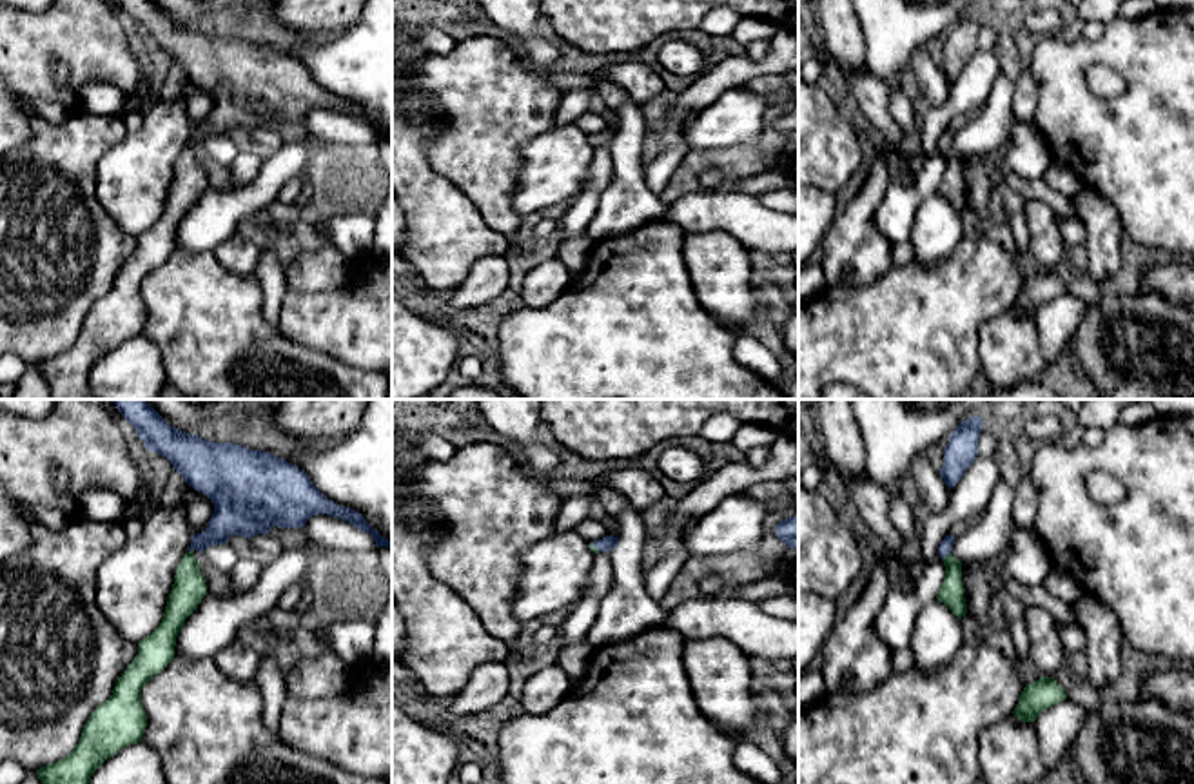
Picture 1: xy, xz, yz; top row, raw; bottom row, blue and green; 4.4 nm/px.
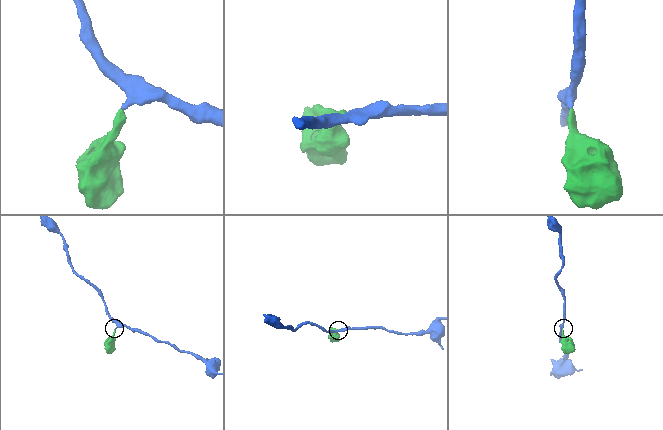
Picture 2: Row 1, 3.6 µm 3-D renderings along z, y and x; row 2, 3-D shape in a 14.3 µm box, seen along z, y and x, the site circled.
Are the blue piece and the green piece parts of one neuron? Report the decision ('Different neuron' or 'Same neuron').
Same neuron

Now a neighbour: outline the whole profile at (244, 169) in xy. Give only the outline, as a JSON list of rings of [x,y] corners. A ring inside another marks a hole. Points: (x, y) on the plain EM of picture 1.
[[[240,152],[229,165],[230,187],[243,187],[252,181],[261,169],[263,158],[256,152]]]

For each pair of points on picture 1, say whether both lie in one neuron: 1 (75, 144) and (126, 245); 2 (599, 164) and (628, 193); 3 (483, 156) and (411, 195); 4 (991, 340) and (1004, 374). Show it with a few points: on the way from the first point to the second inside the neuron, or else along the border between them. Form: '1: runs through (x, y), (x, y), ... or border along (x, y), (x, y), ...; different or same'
1: runs through (75, 169), (88, 205), (100, 222); same
2: border along (610, 147), (612, 180), (592, 215); different
3: border along (436, 135), (427, 147), (427, 162), (474, 205); different
4: runs through (1000, 349), (1004, 352), (1004, 365); same

